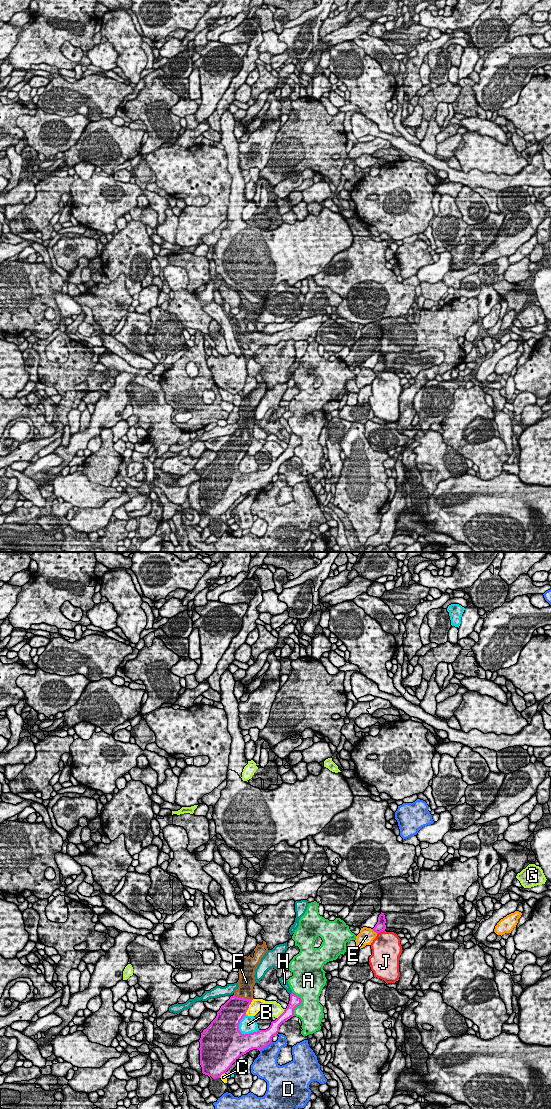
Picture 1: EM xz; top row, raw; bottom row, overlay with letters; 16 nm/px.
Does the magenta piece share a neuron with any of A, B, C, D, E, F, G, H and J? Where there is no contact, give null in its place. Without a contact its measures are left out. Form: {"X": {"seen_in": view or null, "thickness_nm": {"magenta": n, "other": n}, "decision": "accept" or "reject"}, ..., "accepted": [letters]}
{"A": {"seen_in": "xz", "thickness_nm": {"magenta": 170, "other": 400}, "decision": "reject"}, "B": {"seen_in": "xz", "thickness_nm": {"magenta": 440, "other": 280}, "decision": "reject"}, "C": {"seen_in": "xz", "thickness_nm": {"magenta": 380, "other": 200}, "decision": "reject"}, "D": {"seen_in": "xz", "thickness_nm": {"magenta": 300, "other": 320}, "decision": "reject"}, "E": {"seen_in": "xz", "thickness_nm": {"magenta": 160, "other": 260}, "decision": "reject"}, "F": {"seen_in": "xz", "thickness_nm": {"magenta": 360, "other": 260}, "decision": "accept"}, "G": {"seen_in": "xz", "thickness_nm": {"magenta": 160, "other": 220}, "decision": "reject"}, "H": {"seen_in": "xz", "thickness_nm": {"magenta": 170, "other": 120}, "decision": "reject"}, "J": {"seen_in": "xz", "thickness_nm": {"magenta": 160, "other": 440}, "decision": "reject"}, "accepted": ["F"]}

